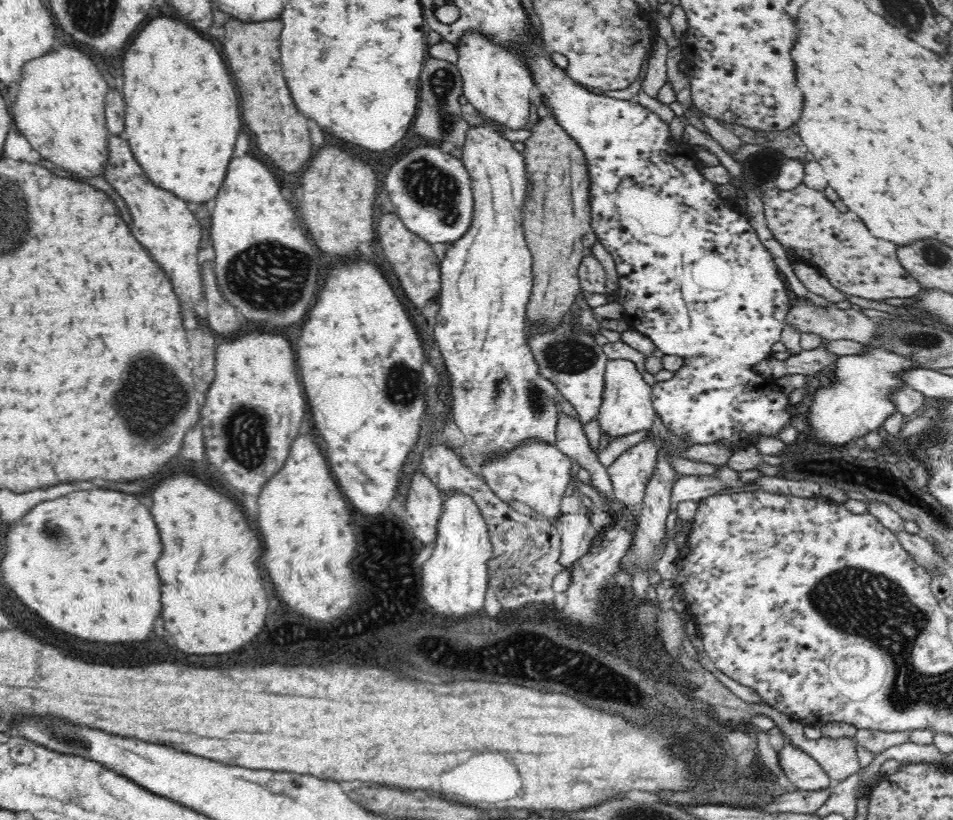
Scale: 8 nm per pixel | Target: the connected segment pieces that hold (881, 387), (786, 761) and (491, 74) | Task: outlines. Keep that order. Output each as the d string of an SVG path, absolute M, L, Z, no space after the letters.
M868 347L867 353L863 355L846 355L837 358L837 367L835 375L830 376L832 385L818 388L814 394L814 402L809 408L808 422L811 427L808 438L816 440L816 442L823 442L830 445L845 445L854 440L854 438L864 437L869 431L876 431L882 428L884 420L890 416L890 412L896 412L894 404L890 403L888 399L888 392L892 392L892 388L898 386L905 386L902 379L896 378L896 372L902 371L904 368L916 368L914 361L908 361L906 357L902 357L888 349L880 347Z
M783 735L782 746L778 750L778 764L786 778L802 790L822 790L830 784L830 778L822 766L807 752L798 748Z
M480 33L462 35L457 51L456 66L463 80L463 96L467 98L469 106L496 126L510 130L530 130L533 126L529 119L532 106L530 90L535 85L524 61L514 51L494 45Z

